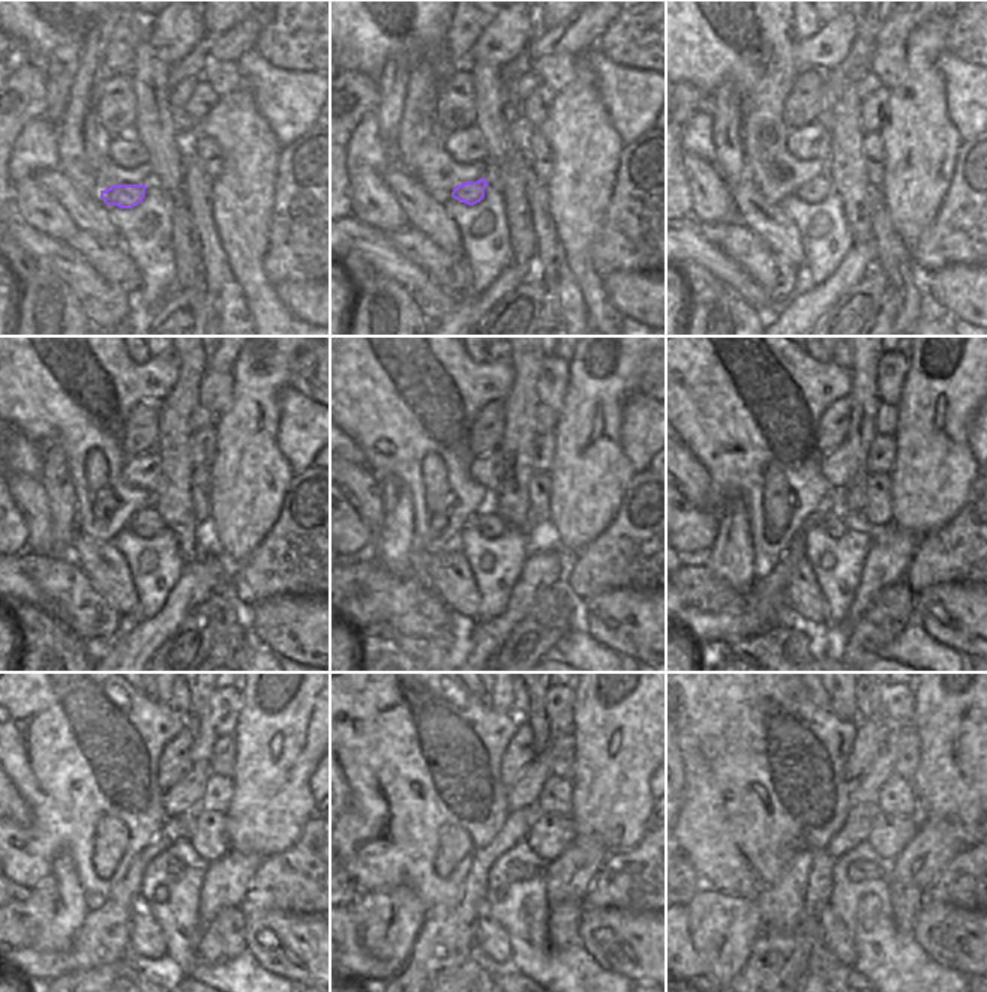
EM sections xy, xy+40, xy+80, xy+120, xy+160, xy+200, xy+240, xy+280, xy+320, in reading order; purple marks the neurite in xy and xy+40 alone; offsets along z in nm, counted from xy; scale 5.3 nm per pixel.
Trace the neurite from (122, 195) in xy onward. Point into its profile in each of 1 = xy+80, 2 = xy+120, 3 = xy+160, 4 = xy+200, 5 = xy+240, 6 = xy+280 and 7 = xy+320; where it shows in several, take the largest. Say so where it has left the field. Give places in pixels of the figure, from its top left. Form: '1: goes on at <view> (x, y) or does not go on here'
1: goes on at xy+80 (815, 191)
2: goes on at xy+120 (147, 523)
3: goes on at xy+160 (488, 523)
4: goes on at xy+200 (830, 520)
5: goes on at xy+240 (174, 868)
6: goes on at xy+280 (516, 871)
7: goes on at xy+320 (860, 871)

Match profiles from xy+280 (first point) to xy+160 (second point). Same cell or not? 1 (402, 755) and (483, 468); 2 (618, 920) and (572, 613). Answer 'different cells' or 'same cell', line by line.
1: different cells
2: different cells

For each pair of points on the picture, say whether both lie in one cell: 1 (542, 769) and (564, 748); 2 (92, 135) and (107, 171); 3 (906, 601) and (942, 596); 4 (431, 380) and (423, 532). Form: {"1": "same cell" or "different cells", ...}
{"1": "different cells", "2": "same cell", "3": "different cells", "4": "same cell"}

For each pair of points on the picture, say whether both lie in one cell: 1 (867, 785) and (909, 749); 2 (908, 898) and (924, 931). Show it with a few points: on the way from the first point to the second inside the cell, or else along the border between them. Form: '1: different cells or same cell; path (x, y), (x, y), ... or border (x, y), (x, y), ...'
1: different cells; border (911, 727), (891, 772)
2: different cells; border (926, 899), (911, 932)

